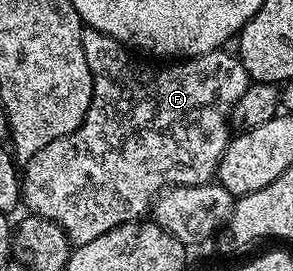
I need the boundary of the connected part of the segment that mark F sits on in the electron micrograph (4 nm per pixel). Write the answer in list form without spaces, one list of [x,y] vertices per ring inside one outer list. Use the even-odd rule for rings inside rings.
[[[82,29],[81,39],[83,40],[83,52],[87,56],[87,68],[91,68],[91,76],[93,77],[91,108],[80,128],[59,140],[51,140],[51,144],[47,144],[47,148],[39,148],[39,152],[35,152],[35,156],[31,156],[31,160],[24,163],[23,173],[21,174],[21,197],[24,209],[29,209],[26,211],[30,215],[46,218],[55,224],[59,224],[65,229],[65,235],[69,237],[69,241],[74,247],[95,240],[95,236],[103,236],[103,232],[111,232],[111,228],[115,228],[119,224],[144,219],[150,213],[154,198],[161,191],[168,190],[170,186],[210,185],[217,177],[219,160],[223,156],[231,137],[233,105],[235,100],[239,100],[239,96],[243,96],[243,92],[247,92],[251,81],[240,57],[236,53],[228,54],[228,49],[225,48],[200,54],[197,58],[173,60],[168,64],[152,66],[151,63],[144,62],[144,60],[149,60],[138,56],[130,47],[98,30]]]

